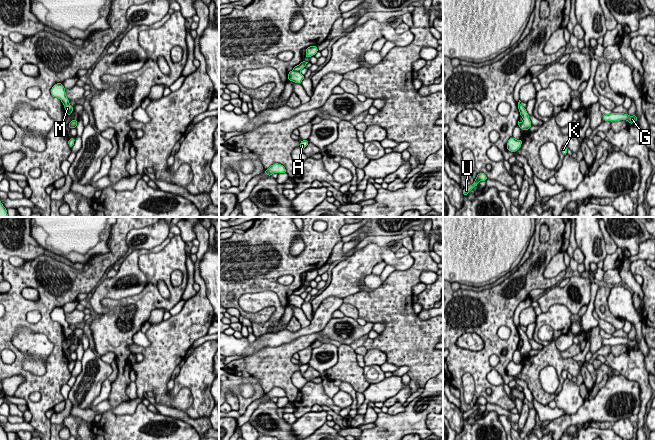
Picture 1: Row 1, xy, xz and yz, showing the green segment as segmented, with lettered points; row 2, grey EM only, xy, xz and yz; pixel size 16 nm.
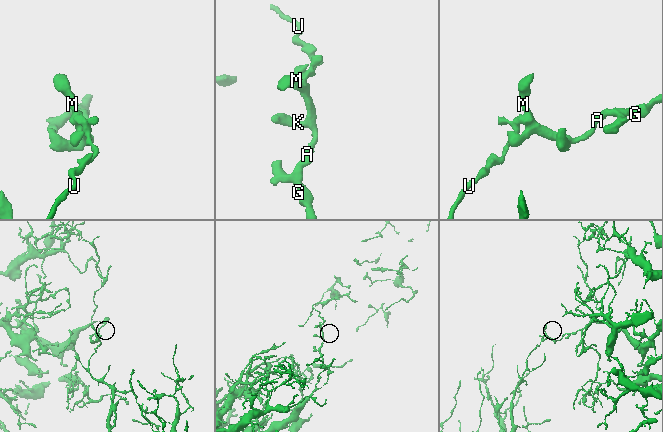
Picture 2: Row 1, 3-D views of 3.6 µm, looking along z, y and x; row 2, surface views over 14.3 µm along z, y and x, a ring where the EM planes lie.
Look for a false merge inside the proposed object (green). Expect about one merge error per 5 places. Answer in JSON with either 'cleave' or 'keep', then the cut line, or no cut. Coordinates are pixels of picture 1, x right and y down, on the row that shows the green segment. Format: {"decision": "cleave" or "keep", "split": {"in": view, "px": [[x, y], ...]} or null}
{"decision": "cleave", "split": {"in": "xz", "px": [[293, 69], [299, 72]]}}

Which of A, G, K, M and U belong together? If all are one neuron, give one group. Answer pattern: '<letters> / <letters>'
A G K M / U

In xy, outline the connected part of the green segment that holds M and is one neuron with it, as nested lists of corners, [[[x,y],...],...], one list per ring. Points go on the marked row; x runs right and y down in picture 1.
[[[62,83],[54,84],[51,88],[51,95],[53,97],[59,98],[65,107],[65,112],[70,116],[73,112],[73,106],[69,104],[69,99],[66,97],[65,88]]]

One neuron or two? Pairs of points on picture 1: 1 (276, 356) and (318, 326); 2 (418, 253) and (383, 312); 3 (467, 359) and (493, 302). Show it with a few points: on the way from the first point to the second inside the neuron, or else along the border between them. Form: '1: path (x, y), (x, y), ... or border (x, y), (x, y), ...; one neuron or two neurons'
1: border (321, 330), (299, 336), (283, 344); two neurons
2: path (418, 268), (397, 289), (394, 297); one neuron
3: path (484, 352), (489, 347), (489, 319); one neuron

